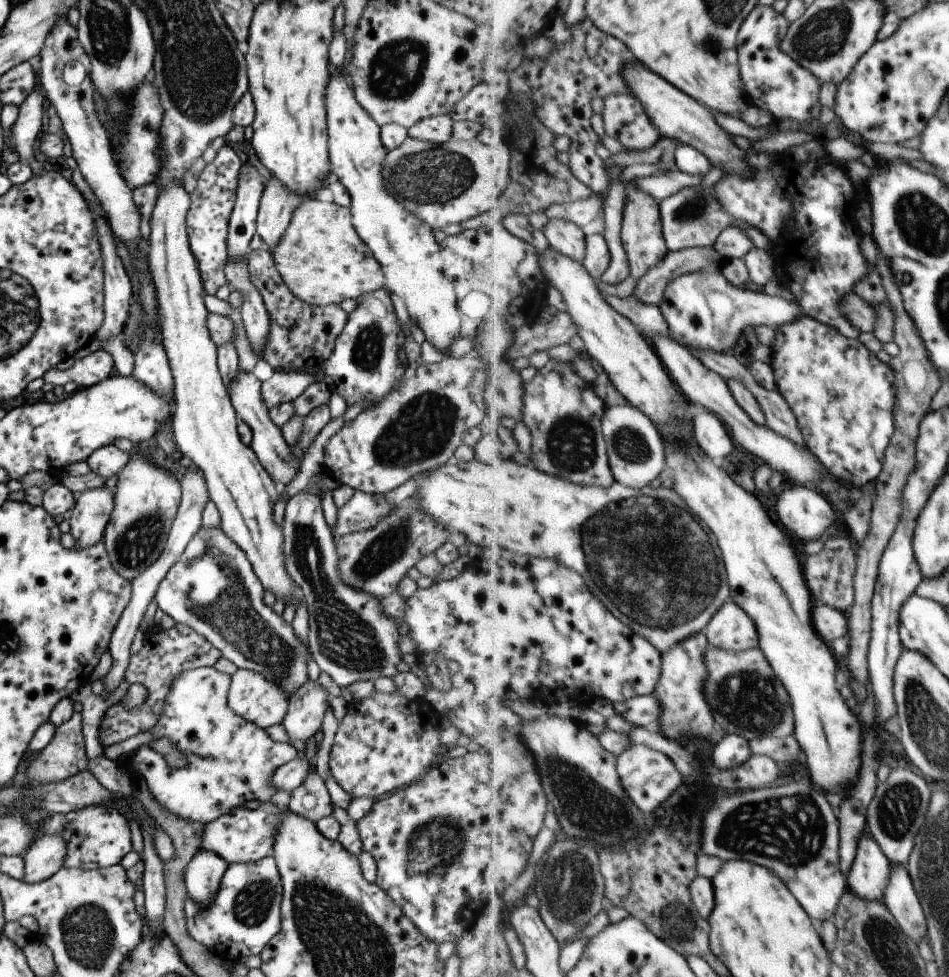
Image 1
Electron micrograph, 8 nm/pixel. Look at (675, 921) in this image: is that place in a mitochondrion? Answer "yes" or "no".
yes

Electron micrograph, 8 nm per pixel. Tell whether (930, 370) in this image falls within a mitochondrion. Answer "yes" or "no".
no

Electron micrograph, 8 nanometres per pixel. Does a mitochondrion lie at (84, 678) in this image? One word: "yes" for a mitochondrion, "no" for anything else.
no

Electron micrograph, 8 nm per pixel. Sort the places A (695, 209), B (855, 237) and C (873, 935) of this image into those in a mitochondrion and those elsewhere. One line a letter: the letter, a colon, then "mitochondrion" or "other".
A: mitochondrion
B: other
C: mitochondrion

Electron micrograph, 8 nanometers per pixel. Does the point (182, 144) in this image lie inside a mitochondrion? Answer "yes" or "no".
yes

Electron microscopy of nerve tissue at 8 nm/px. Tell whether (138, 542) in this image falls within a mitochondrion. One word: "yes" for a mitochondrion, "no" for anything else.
yes

